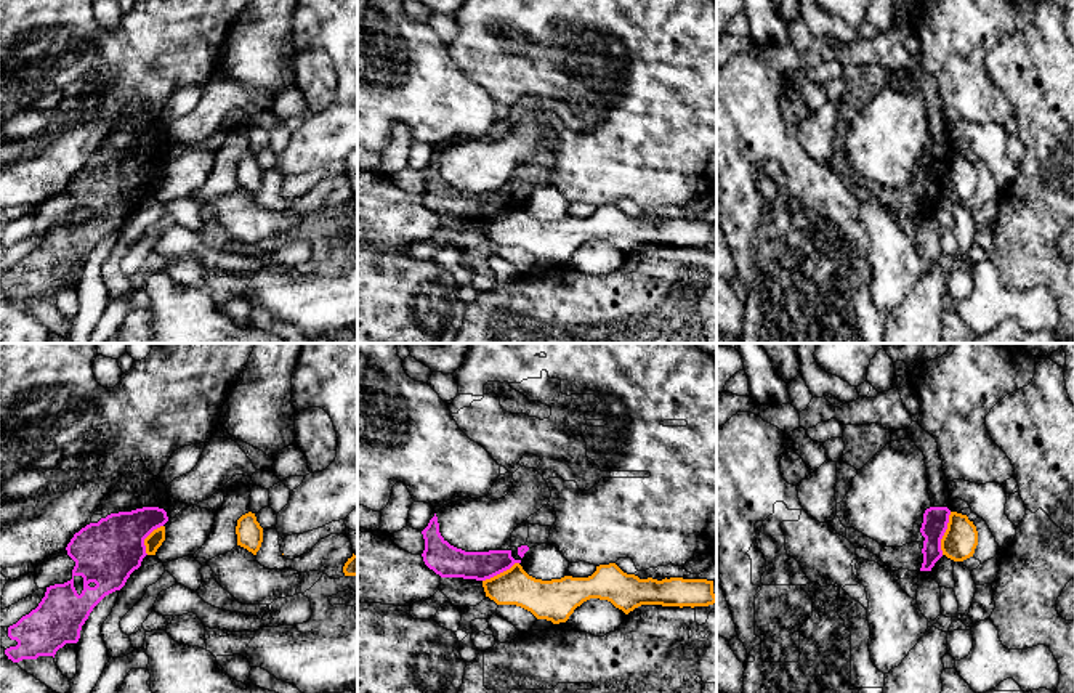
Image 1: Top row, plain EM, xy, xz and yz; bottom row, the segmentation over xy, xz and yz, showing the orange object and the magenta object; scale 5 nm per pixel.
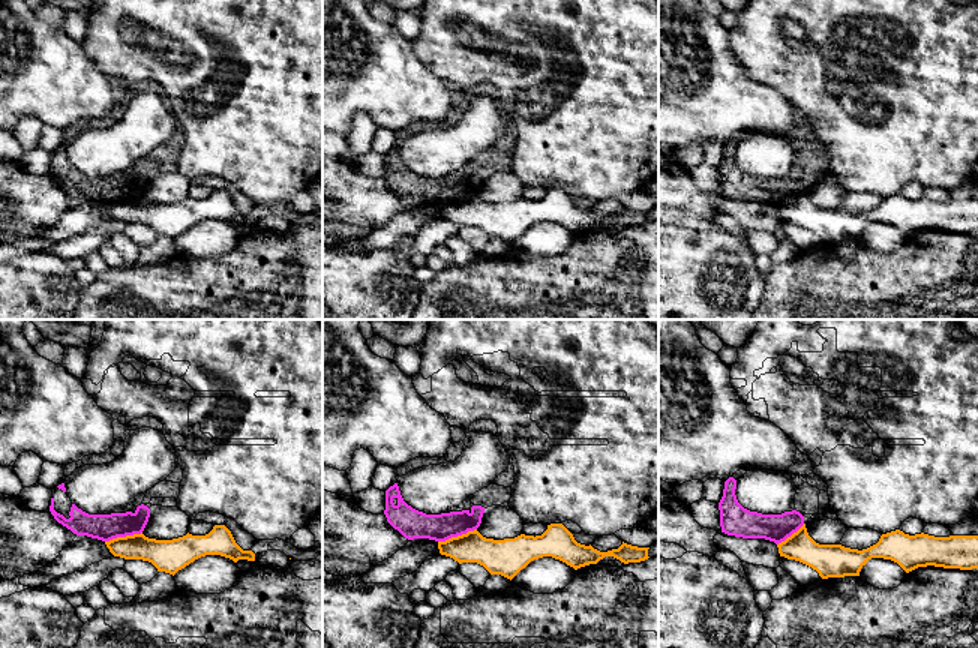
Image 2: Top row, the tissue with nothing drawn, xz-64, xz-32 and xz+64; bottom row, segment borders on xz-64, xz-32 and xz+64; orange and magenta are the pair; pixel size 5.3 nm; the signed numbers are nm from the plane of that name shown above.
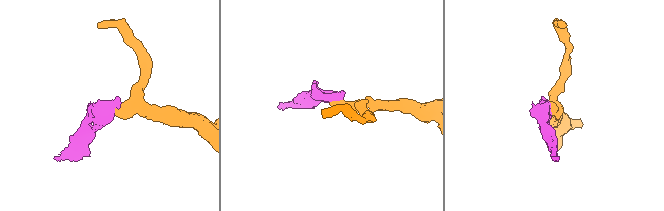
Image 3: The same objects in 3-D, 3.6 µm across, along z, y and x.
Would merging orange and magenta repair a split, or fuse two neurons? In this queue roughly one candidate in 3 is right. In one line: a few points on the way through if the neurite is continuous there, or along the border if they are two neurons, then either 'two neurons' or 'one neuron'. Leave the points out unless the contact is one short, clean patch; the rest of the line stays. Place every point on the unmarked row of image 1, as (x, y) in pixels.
along yz (951, 153), (941, 180), (941, 194) | two neurons

